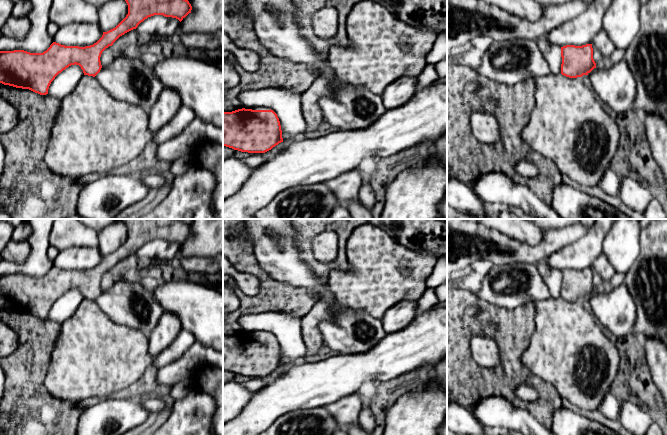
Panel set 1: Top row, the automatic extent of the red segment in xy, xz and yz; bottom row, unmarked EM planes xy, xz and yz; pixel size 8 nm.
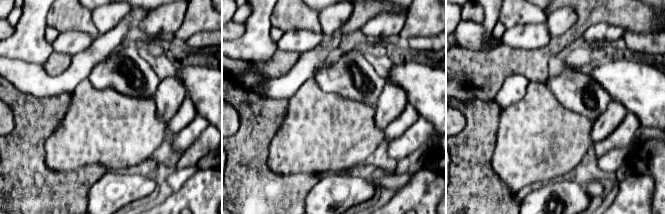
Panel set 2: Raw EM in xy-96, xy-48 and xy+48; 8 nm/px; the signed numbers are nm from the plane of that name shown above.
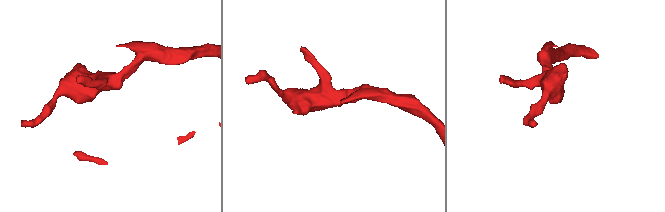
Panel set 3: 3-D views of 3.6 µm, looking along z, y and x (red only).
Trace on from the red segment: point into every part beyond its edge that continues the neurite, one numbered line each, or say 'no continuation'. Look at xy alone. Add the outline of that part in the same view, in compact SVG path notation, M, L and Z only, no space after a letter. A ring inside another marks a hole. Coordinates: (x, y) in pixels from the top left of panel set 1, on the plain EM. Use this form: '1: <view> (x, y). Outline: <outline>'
1: xy (93, 356). Outline: M84 299L76 312L61 324L59 336L50 358L44 385L57 399L73 403L92 398L106 398L137 382L146 370L152 367L155 357L149 352L149 336L138 329L132 329L112 321L93 300Z

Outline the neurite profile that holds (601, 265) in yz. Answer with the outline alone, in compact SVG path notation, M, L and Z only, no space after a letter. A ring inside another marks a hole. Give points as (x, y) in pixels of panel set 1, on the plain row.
M603 252L595 259L591 268L595 270L606 283L616 273L614 267L610 264L608 258Z

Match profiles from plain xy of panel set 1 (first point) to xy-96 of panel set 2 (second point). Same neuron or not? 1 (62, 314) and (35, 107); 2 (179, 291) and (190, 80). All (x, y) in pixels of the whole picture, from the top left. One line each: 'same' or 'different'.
1: different
2: same

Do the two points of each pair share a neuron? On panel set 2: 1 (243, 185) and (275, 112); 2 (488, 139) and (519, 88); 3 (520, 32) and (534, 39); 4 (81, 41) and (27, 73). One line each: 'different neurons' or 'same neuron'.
1: same neuron
2: different neurons
3: same neuron
4: different neurons

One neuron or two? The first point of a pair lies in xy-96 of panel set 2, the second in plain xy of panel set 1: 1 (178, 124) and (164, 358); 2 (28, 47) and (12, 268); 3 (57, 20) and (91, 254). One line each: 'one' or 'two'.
1: one
2: one
3: two

